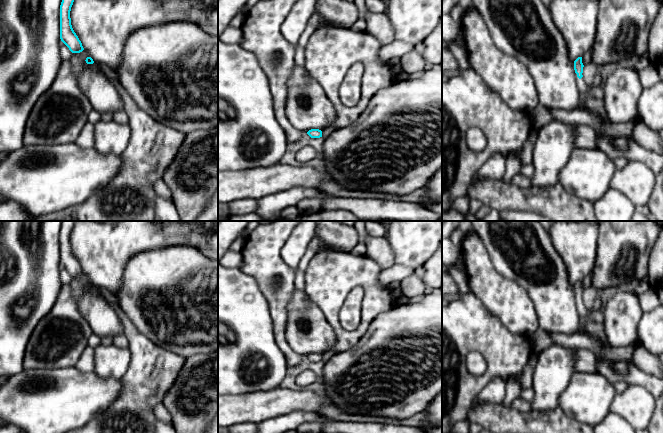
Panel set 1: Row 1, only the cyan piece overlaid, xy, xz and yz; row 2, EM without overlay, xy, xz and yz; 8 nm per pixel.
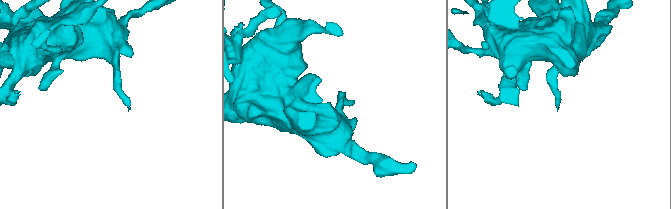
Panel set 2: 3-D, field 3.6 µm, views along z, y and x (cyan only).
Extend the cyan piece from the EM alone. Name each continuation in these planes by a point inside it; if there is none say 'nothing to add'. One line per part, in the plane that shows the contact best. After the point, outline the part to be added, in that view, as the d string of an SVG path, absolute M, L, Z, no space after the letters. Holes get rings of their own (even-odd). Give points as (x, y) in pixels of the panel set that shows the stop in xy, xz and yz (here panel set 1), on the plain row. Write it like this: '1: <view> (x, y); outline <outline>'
1: yz (584, 312); outline M576 298L576 306L581 320L588 319L591 311L587 308L586 304L583 301L579 303Z

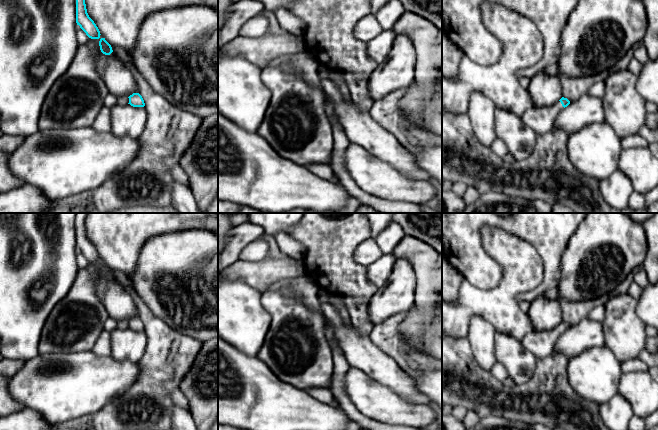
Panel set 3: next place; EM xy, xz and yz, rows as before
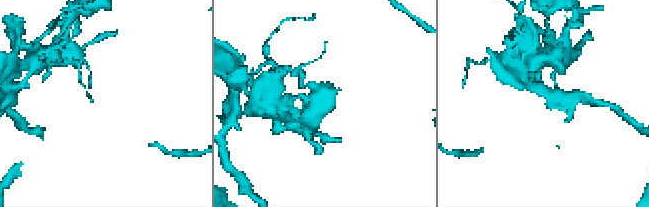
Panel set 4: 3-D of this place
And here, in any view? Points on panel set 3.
1: yz (540, 343); outline M560 325L552 330L533 330L521 340L521 344L526 350L530 351L537 360L544 359L551 355L557 339L563 333L564 331Z

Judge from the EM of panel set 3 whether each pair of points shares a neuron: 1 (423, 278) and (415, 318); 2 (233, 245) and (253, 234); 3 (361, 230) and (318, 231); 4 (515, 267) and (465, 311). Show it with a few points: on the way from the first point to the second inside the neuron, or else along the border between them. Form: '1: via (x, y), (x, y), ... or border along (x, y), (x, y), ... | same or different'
1: border along (413, 306), (422, 312), (431, 312) | different
2: via (238, 240), (244, 234), (248, 234) | same
3: via (350, 230), (329, 230) | same
4: via (510, 282), (490, 302), (480, 302) | same

